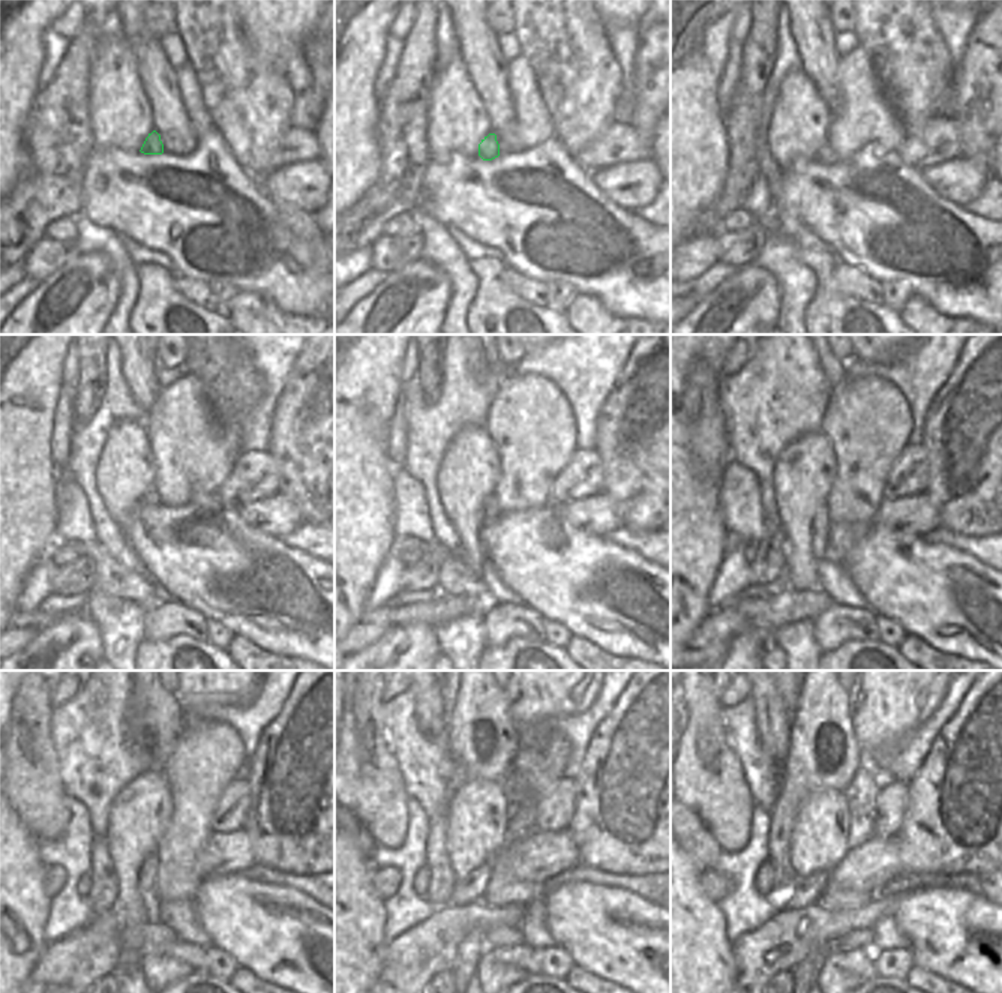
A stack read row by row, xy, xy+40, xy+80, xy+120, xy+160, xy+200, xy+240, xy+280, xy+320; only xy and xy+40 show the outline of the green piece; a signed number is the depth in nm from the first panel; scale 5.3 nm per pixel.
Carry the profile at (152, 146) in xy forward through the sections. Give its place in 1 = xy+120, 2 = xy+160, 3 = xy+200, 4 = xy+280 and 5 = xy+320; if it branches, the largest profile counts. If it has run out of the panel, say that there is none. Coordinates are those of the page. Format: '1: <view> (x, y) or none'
1: xy+120 (150, 498)
2: xy+160 (489, 513)
3: xy+200 (821, 524)
4: xy+280 (471, 888)
5: xy+320 (800, 891)

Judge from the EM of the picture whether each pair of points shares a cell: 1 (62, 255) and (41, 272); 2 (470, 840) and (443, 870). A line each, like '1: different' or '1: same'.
1: same
2: different

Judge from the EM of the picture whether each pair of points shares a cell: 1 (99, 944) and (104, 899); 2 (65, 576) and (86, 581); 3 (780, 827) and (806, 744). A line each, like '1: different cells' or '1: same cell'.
1: different cells
2: same cell
3: same cell

